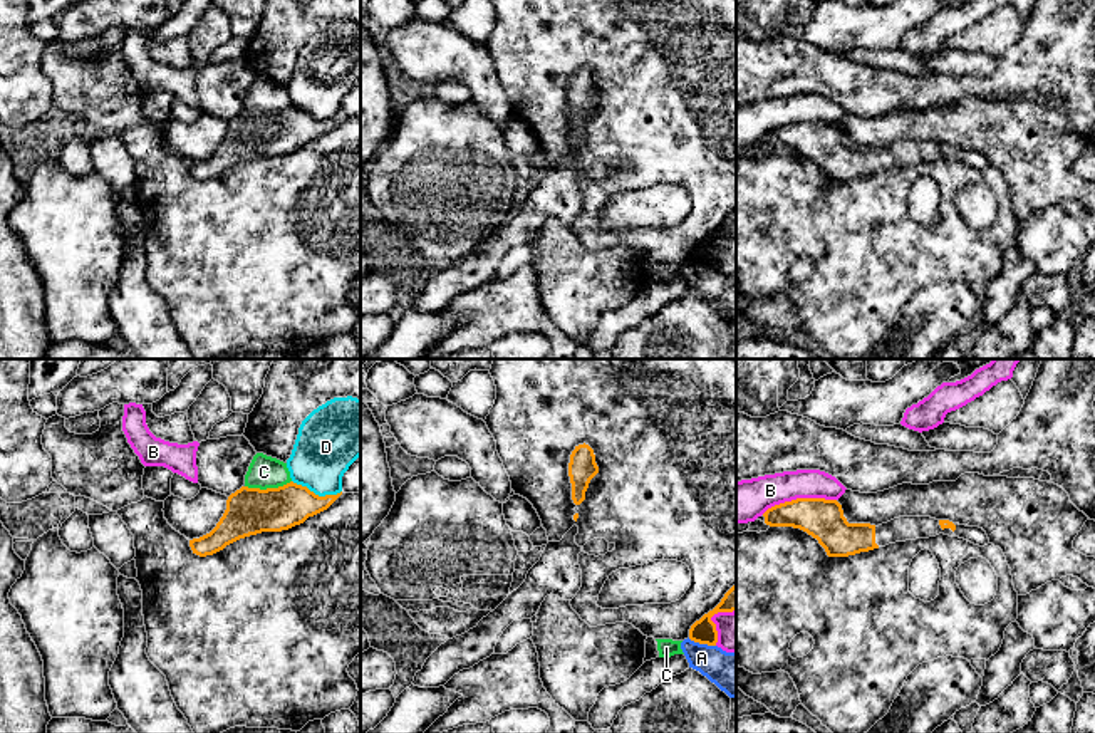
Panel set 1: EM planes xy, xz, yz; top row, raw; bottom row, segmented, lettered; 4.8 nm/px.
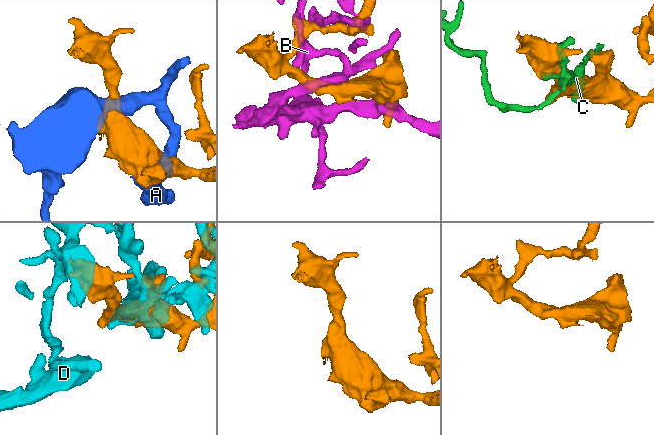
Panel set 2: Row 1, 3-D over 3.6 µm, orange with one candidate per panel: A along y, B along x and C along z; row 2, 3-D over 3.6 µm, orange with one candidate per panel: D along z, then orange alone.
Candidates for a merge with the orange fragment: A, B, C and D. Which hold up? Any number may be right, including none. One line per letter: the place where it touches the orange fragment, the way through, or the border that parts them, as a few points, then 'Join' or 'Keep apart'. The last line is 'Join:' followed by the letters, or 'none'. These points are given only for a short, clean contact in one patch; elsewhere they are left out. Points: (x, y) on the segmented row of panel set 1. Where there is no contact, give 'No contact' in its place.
A: Touches orange at xz (701, 643). Keep apart
B: Touches orange at yz (799, 499). Keep apart
C: Touches orange at xy (267, 488). Keep apart
D: Touches orange at xy (317, 495). Keep apart
Join: none

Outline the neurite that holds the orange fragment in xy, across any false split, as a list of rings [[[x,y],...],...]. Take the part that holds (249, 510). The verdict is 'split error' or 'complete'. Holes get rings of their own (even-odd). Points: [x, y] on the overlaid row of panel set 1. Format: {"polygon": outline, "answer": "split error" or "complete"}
{"polygon": [[[293,481],[267,490],[241,486],[228,496],[216,527],[189,540],[189,547],[193,554],[206,557],[250,535],[288,530],[327,510],[340,495],[319,496]]], "answer": "complete"}

